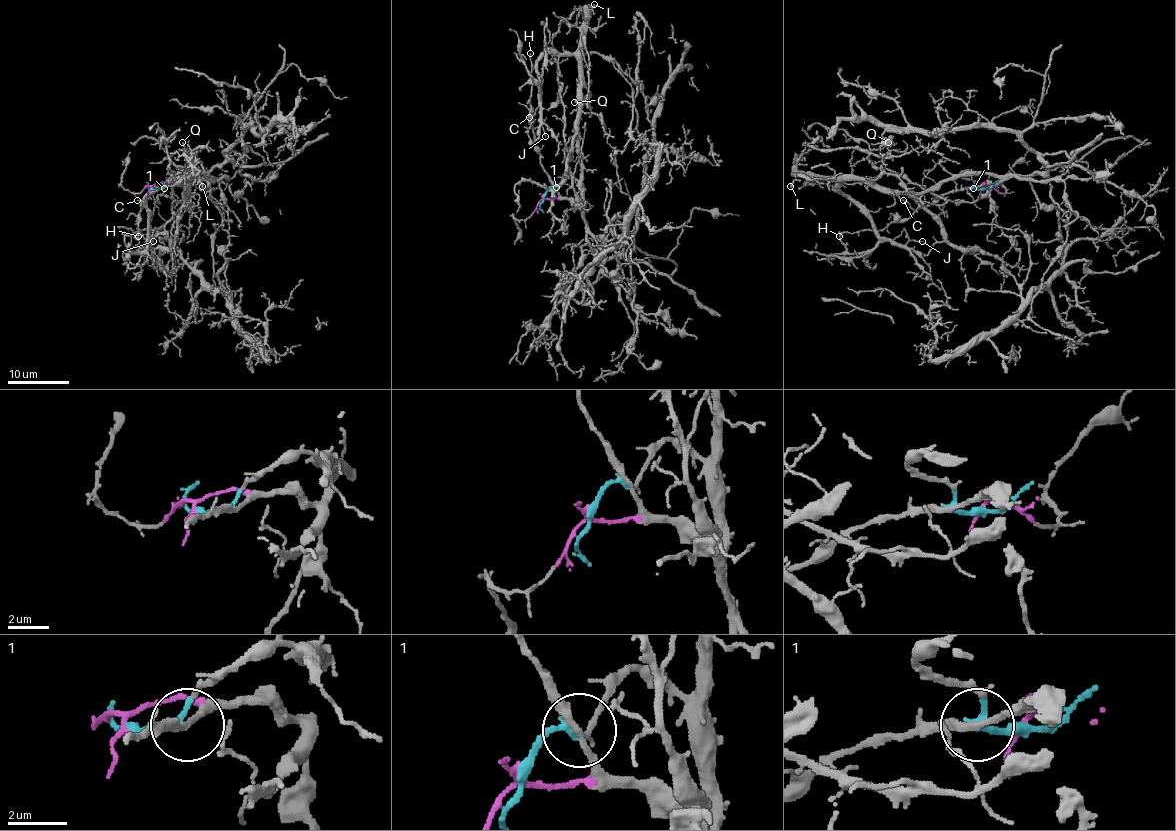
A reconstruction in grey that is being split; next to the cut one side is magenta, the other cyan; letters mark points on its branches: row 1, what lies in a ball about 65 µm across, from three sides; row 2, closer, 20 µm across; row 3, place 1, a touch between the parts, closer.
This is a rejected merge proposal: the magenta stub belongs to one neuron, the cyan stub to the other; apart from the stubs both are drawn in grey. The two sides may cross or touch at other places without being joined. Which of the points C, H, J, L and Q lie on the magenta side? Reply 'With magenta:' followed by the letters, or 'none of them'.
With magenta: C, H

